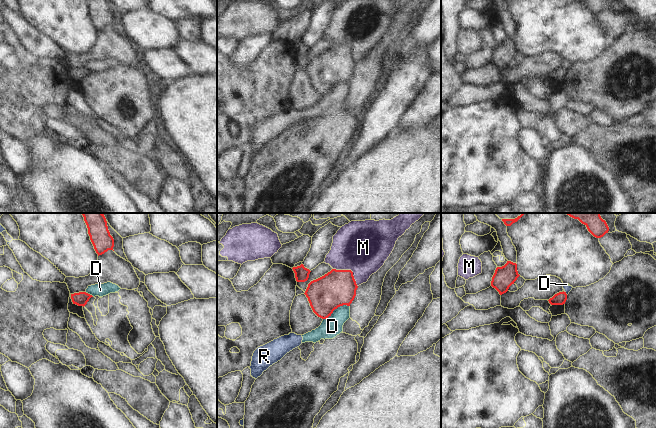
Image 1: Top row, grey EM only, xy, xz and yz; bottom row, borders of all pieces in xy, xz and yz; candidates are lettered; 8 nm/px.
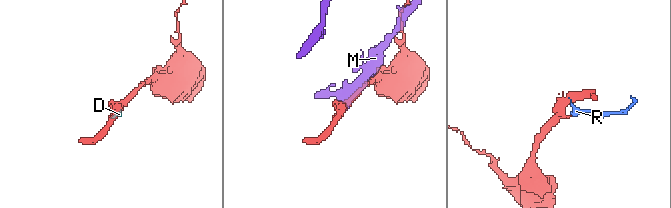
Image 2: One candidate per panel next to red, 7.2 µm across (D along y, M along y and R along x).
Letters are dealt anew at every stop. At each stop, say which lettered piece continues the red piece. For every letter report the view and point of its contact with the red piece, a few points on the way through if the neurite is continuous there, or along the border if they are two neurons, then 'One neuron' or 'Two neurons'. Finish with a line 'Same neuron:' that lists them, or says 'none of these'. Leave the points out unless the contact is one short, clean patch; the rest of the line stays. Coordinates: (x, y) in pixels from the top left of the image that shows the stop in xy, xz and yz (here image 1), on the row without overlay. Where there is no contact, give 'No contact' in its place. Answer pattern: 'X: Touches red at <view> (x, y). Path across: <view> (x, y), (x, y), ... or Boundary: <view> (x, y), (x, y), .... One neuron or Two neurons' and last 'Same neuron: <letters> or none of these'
D: Touches red at xz (336, 84). Two neurons
M: Touches red at xz (350, 46). Two neurons
R: Touches red at yz (565, 69). Boundary: yz (565, 67), (567, 70). Two neurons
Same neuron: none of these

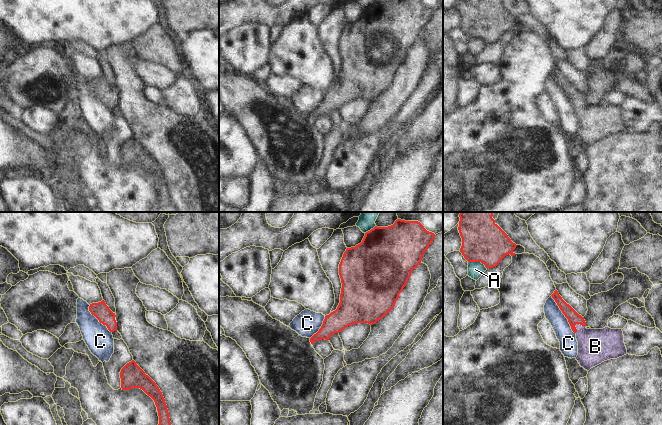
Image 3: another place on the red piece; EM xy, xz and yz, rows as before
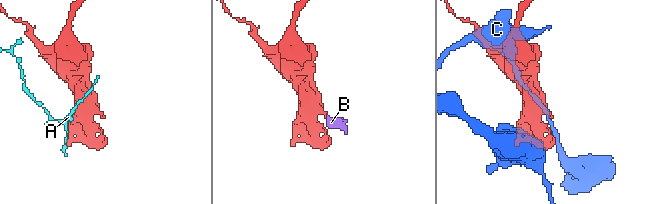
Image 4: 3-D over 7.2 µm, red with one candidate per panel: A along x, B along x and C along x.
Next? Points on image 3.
A: Touches red at yz (478, 37). Two neurons
B: Touches red at yz (576, 99). Path across: yz (573, 93), (576, 99), (582, 109), (595, 122). One neuron
C: Touches red at yz (563, 89). Two neurons
Same neuron: B

